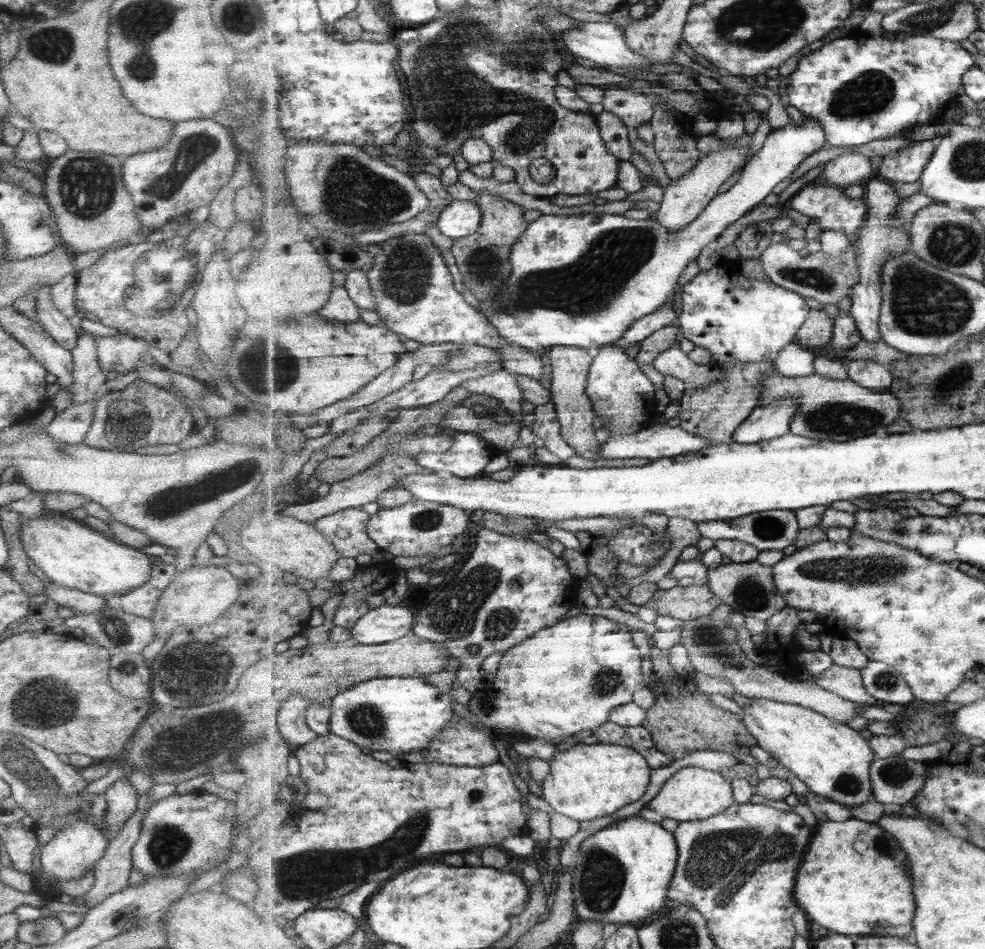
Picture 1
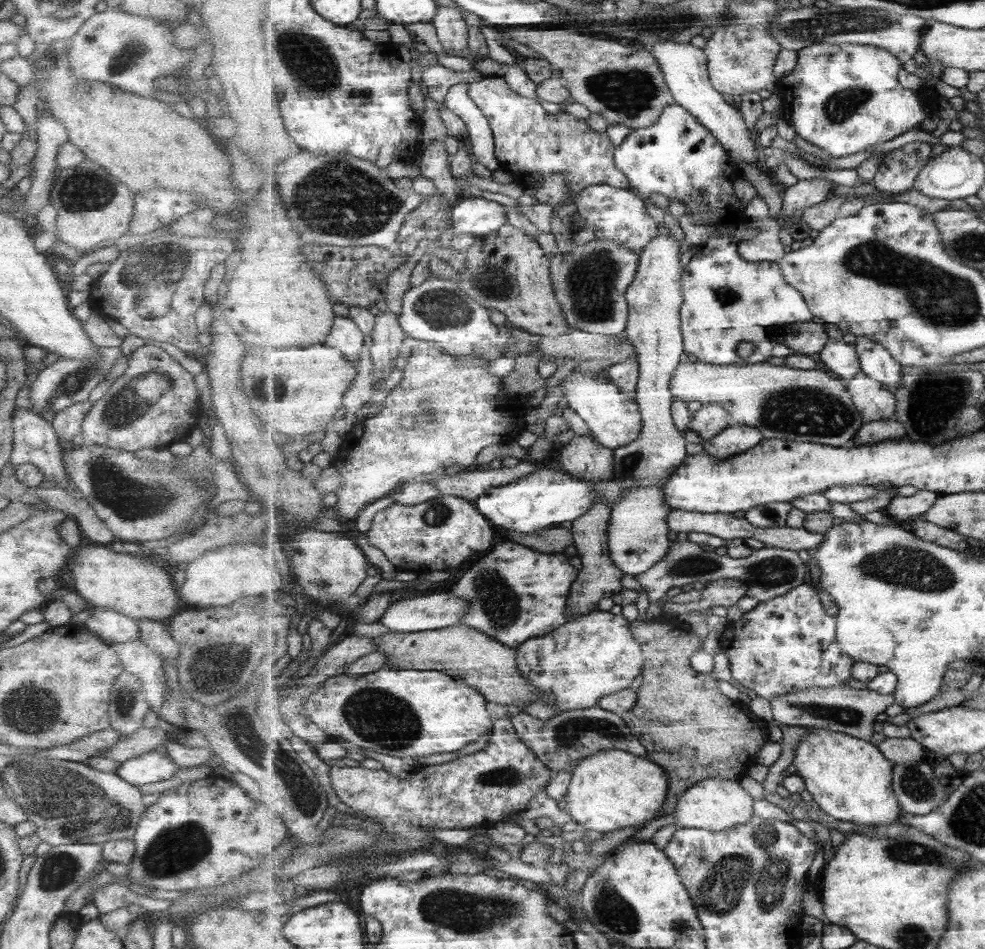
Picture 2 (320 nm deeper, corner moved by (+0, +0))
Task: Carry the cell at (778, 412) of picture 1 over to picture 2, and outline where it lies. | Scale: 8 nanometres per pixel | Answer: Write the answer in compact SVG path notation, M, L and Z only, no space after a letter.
M732 423L725 432L715 438L701 442L705 452L719 460L727 460L735 455L748 452L764 440L760 428Z

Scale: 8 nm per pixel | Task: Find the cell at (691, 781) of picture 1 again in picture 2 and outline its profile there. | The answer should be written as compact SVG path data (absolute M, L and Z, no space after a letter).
M703 780L689 787L689 791L679 796L675 810L676 828L703 828L713 832L729 830L738 824L747 824L755 818L753 796L735 780Z

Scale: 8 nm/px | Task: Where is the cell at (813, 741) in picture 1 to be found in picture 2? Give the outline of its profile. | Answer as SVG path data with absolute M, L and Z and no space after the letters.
M806 728L810 732L795 750L793 764L796 773L805 778L807 791L815 803L829 817L846 823L879 824L888 827L903 819L902 805L894 792L894 762L891 762L878 745L851 736L821 728Z

